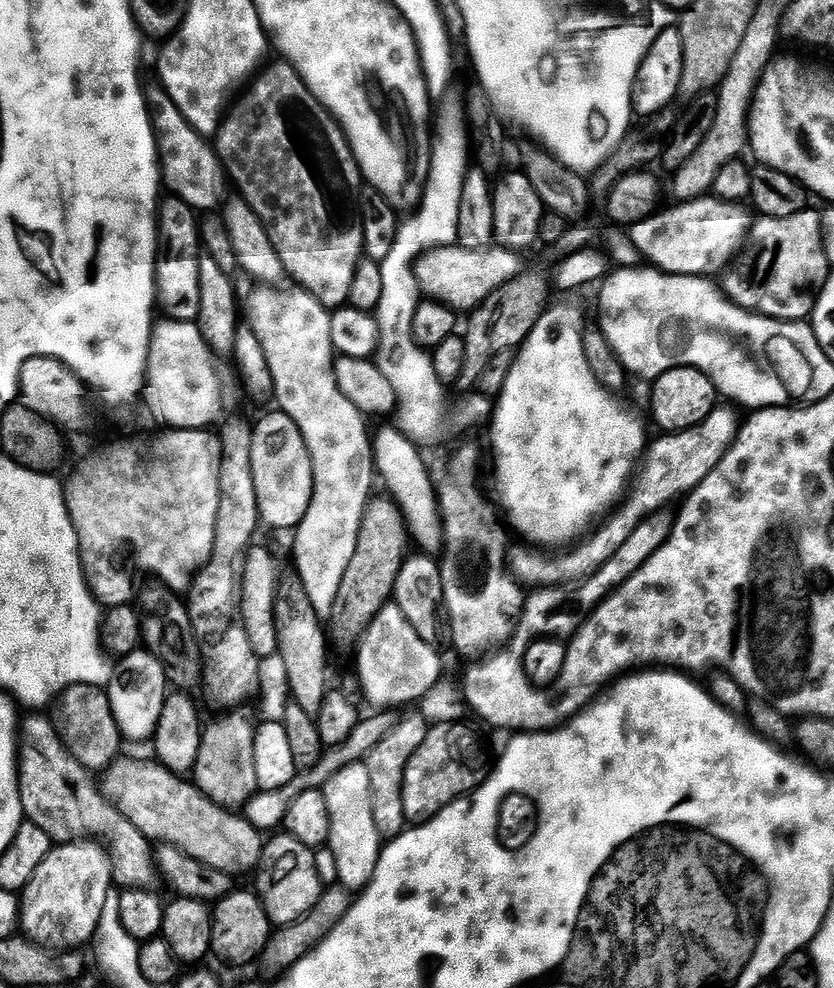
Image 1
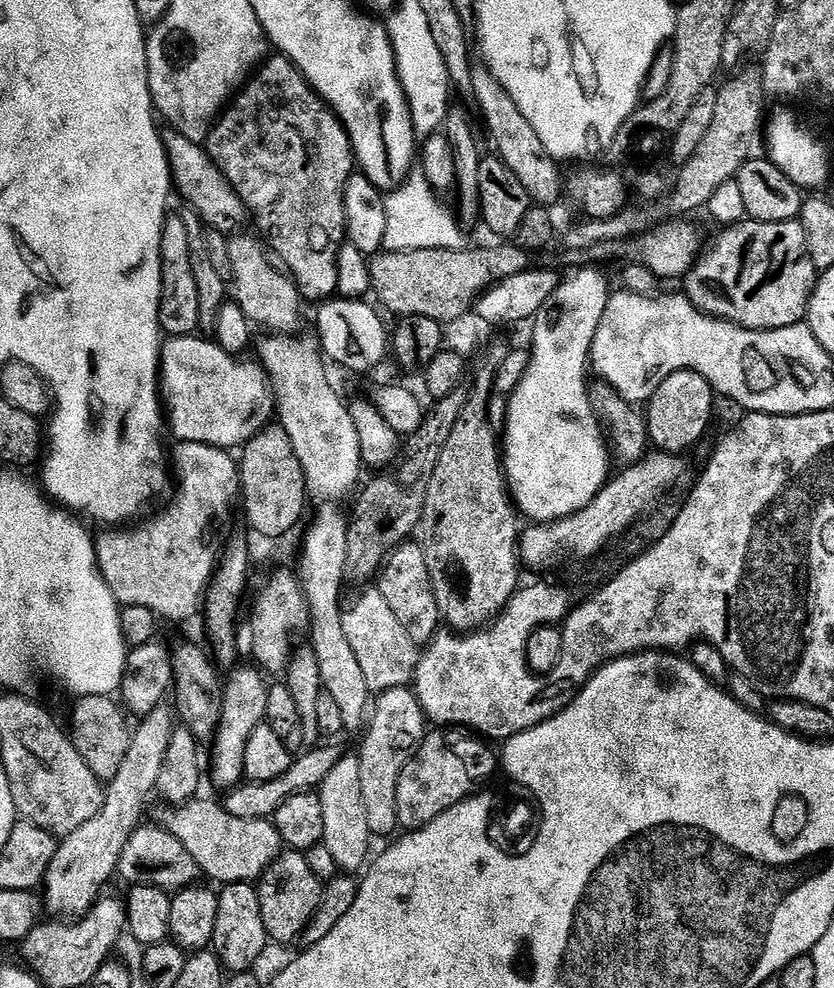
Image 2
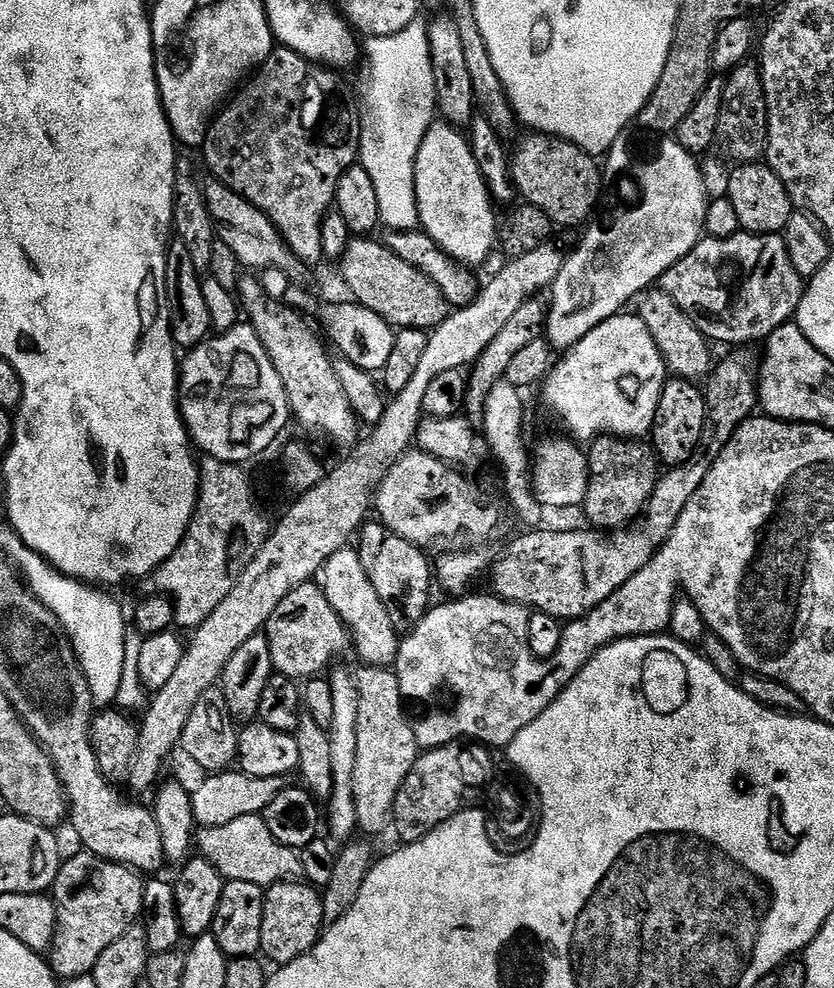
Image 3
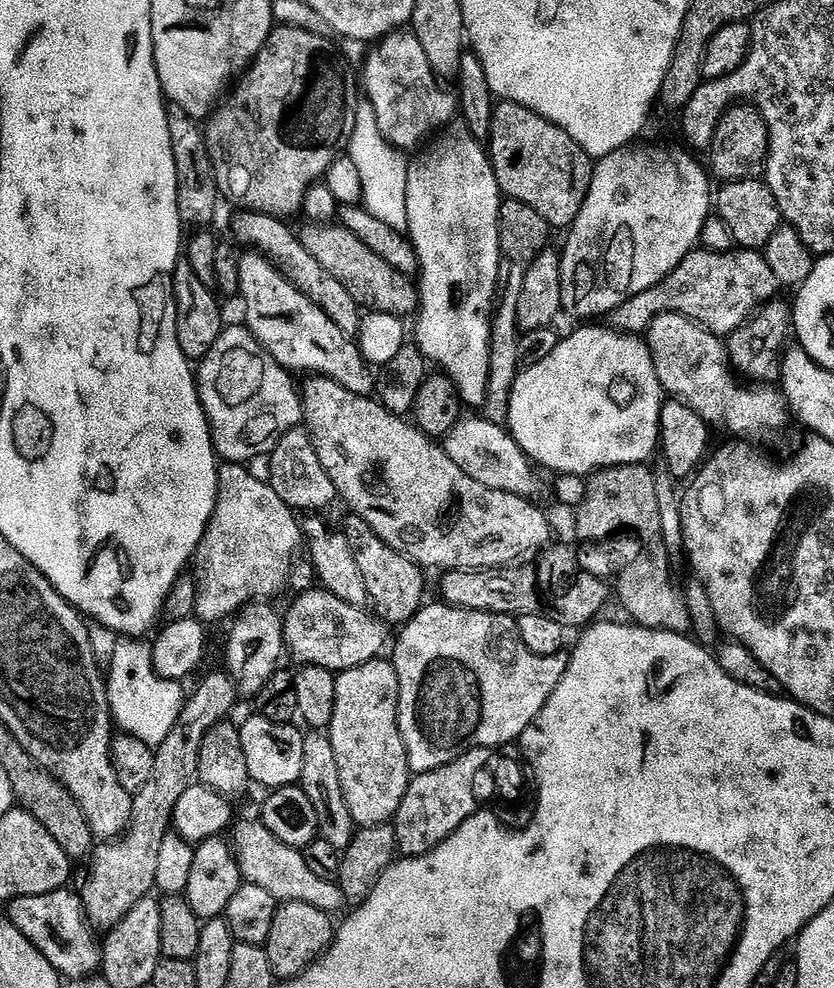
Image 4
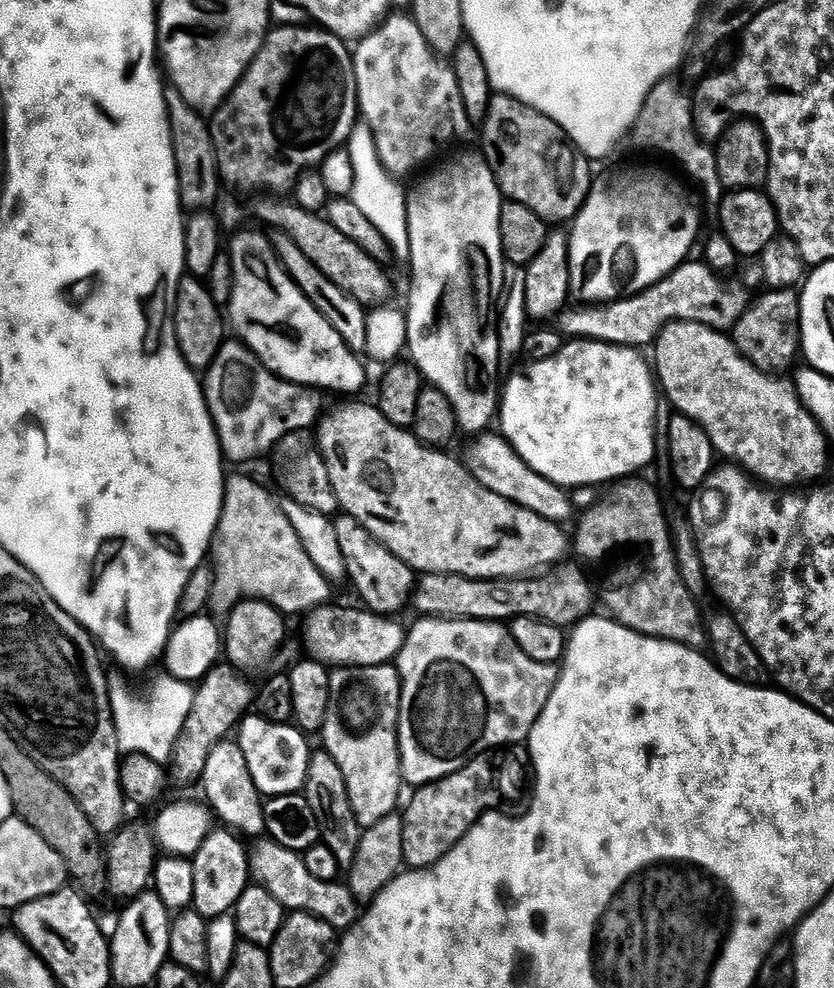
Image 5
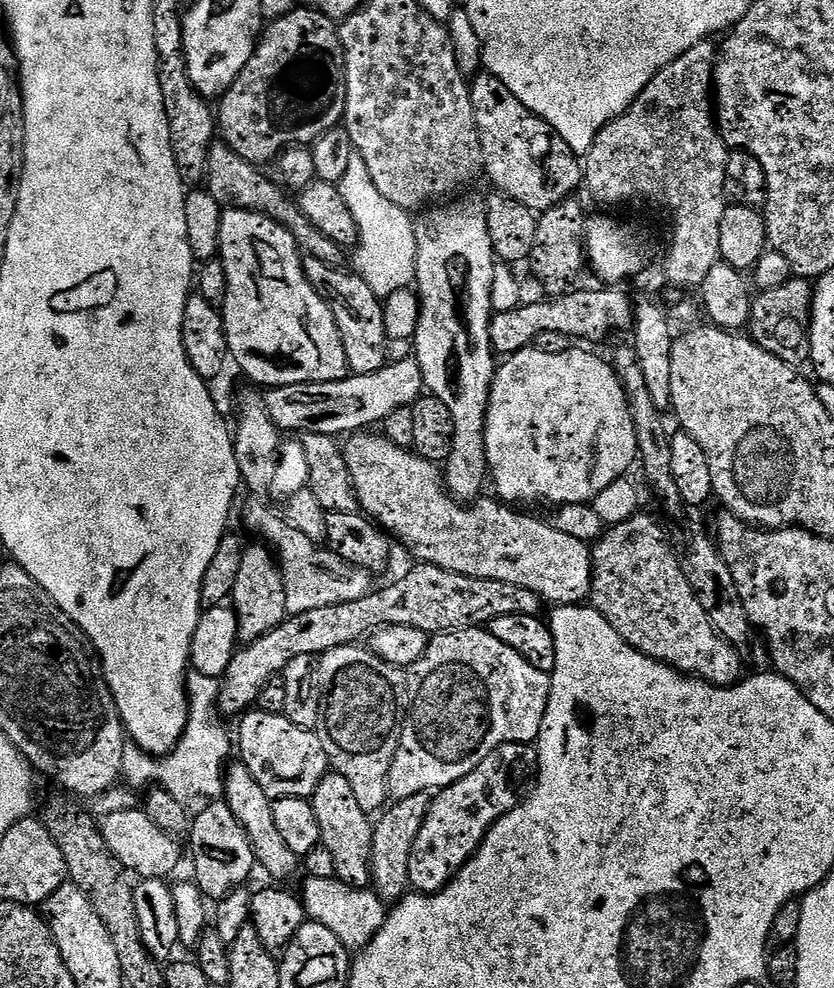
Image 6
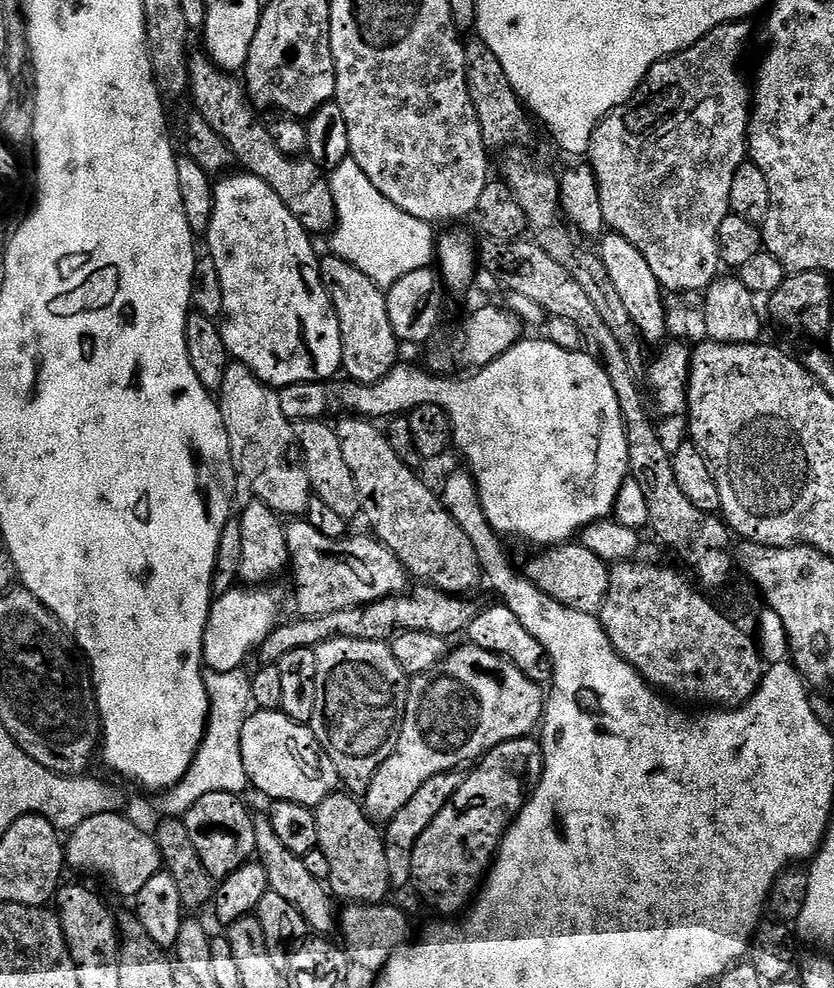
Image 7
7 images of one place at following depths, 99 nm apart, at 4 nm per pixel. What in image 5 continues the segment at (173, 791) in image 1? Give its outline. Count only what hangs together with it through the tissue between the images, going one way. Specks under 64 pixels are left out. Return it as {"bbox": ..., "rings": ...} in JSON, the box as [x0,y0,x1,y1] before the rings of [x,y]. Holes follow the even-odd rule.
{"bbox":[250,838,362,930],"rings":[[[264,838],[259,841],[260,844],[250,852],[250,868],[256,876],[259,883],[286,910],[292,912],[308,912],[311,916],[317,916],[318,919],[326,921],[331,928],[337,930],[347,930],[360,919],[362,915],[361,905],[358,903],[356,895],[348,889],[347,883],[332,881],[322,881],[314,878],[306,868],[301,853],[294,850],[286,850],[286,846],[275,844],[271,838]]]}

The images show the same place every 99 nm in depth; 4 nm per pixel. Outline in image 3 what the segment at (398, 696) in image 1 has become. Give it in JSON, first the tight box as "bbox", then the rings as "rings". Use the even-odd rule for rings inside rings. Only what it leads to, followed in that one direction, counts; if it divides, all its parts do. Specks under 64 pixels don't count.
{"bbox":[318,546,401,668],"rings":[[[347,546],[334,553],[321,566],[318,583],[326,594],[326,602],[334,606],[334,610],[342,618],[350,633],[354,652],[364,659],[365,665],[374,668],[392,668],[400,649],[401,633],[394,626],[382,598],[378,598],[378,590],[366,578],[366,566],[362,566],[362,558],[355,547]]]}

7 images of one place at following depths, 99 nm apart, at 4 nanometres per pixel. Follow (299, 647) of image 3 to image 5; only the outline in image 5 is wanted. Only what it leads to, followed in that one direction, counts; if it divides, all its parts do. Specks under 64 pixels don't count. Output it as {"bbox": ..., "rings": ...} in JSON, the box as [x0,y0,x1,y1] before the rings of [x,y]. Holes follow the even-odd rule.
{"bbox":[304,606,406,666],"rings":[[[321,606],[307,613],[308,626],[304,630],[307,655],[325,666],[382,666],[392,664],[402,650],[406,635],[405,625],[392,620],[391,615],[369,612],[363,607],[332,608]]]}

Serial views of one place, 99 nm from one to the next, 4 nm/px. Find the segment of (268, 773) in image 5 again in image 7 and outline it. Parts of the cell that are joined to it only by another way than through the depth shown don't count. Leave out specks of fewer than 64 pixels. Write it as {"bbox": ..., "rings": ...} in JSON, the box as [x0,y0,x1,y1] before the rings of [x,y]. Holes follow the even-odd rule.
{"bbox":[242,710,341,809],"rings":[[[283,710],[279,712],[261,712],[253,711],[248,717],[248,721],[242,726],[242,766],[246,766],[246,774],[248,775],[249,785],[253,789],[257,788],[264,796],[269,796],[269,801],[285,800],[286,802],[298,802],[302,806],[310,809],[316,809],[327,796],[337,791],[341,787],[340,775],[334,766],[334,762],[330,762],[327,751],[320,745],[318,738],[313,734],[311,727],[306,724],[299,724],[291,720]]]}

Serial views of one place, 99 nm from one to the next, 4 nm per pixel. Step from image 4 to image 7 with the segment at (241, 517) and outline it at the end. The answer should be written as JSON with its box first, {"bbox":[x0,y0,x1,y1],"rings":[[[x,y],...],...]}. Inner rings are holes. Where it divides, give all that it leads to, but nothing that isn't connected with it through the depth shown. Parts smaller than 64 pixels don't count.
{"bbox":[287,518,410,617],"rings":[[[304,518],[293,519],[287,525],[288,559],[290,572],[296,575],[296,608],[301,617],[325,616],[340,610],[359,608],[362,604],[373,604],[387,596],[401,595],[405,591],[404,583],[409,583],[410,577],[398,557],[371,535],[354,536],[343,540],[326,538],[326,534],[314,530],[314,526],[310,526]]]}

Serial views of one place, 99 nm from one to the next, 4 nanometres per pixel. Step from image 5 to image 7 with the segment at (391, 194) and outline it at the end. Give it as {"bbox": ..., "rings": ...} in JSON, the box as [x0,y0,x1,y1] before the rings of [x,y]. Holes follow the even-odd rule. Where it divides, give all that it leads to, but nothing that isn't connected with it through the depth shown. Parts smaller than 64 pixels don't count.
{"bbox":[330,160,438,290],"rings":[[[344,160],[342,166],[331,169],[330,179],[336,206],[336,226],[330,233],[331,255],[350,262],[350,266],[362,270],[366,278],[385,290],[392,288],[398,278],[406,278],[406,274],[414,274],[414,270],[433,263],[438,252],[433,225],[398,210],[394,202],[378,194],[374,182],[362,174],[358,162]]]}

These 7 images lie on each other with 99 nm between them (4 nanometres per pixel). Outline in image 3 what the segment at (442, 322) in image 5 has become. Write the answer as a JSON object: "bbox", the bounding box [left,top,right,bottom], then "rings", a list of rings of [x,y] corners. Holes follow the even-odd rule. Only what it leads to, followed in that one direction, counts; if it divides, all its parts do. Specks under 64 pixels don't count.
{"bbox":[414,118,498,266],"rings":[[[443,118],[433,119],[431,126],[426,130],[426,134],[422,138],[422,146],[418,150],[418,158],[414,166],[414,182],[416,183],[416,205],[418,206],[418,214],[420,215],[419,227],[432,238],[434,242],[438,242],[438,246],[447,256],[451,256],[452,259],[457,262],[463,262],[465,265],[473,266],[472,264],[482,263],[483,260],[491,254],[492,248],[494,252],[494,245],[498,240],[498,216],[492,213],[494,201],[492,195],[488,192],[488,187],[482,178],[482,174],[478,170],[478,162],[474,162],[474,154],[472,153],[469,137],[465,135],[461,129],[455,128],[454,125],[448,123],[448,121]]]}

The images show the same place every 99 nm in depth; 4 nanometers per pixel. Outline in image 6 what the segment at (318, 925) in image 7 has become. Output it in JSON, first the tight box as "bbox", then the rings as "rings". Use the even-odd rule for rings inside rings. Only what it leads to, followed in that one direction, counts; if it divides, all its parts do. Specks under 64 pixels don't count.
{"bbox":[223,762,298,882],"rings":[[[243,762],[235,763],[229,763],[224,774],[223,803],[228,804],[234,818],[238,818],[238,822],[254,850],[257,865],[261,869],[264,867],[276,879],[273,881],[284,882],[280,880],[294,875],[296,868],[298,872],[298,858],[294,854],[294,850],[290,850],[290,846],[286,846],[285,840],[281,838],[276,827],[272,810],[273,797],[268,796],[266,790],[262,790],[262,786],[258,786],[254,774],[250,774],[250,770]]]}

